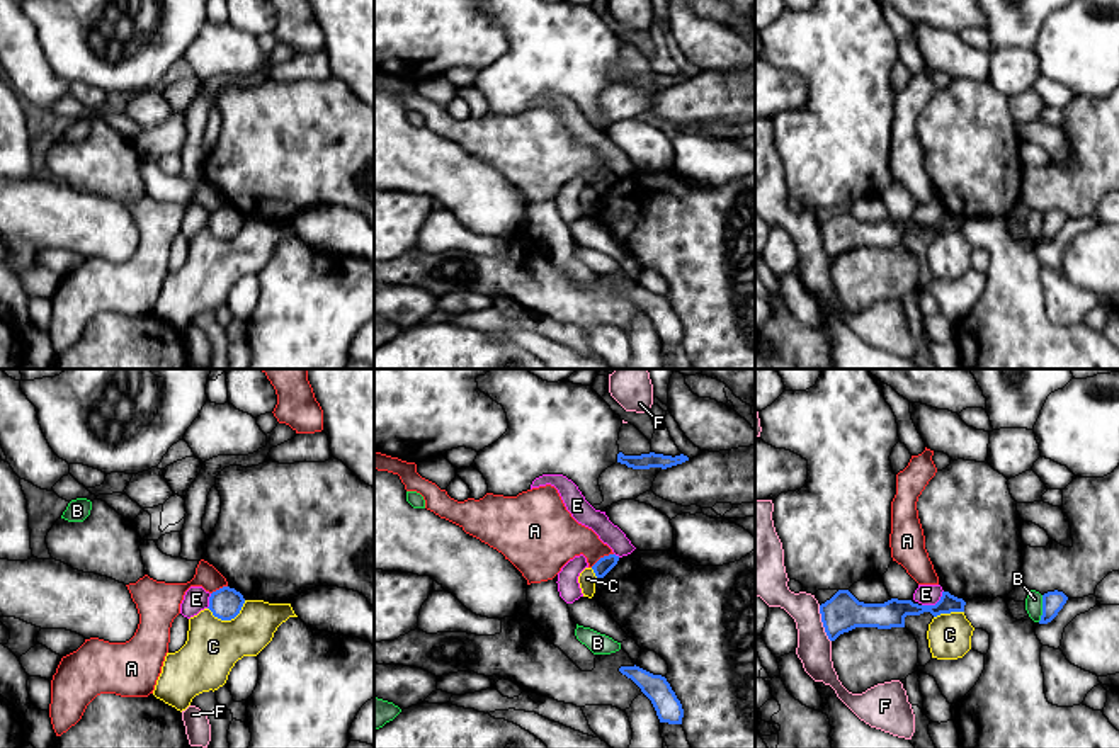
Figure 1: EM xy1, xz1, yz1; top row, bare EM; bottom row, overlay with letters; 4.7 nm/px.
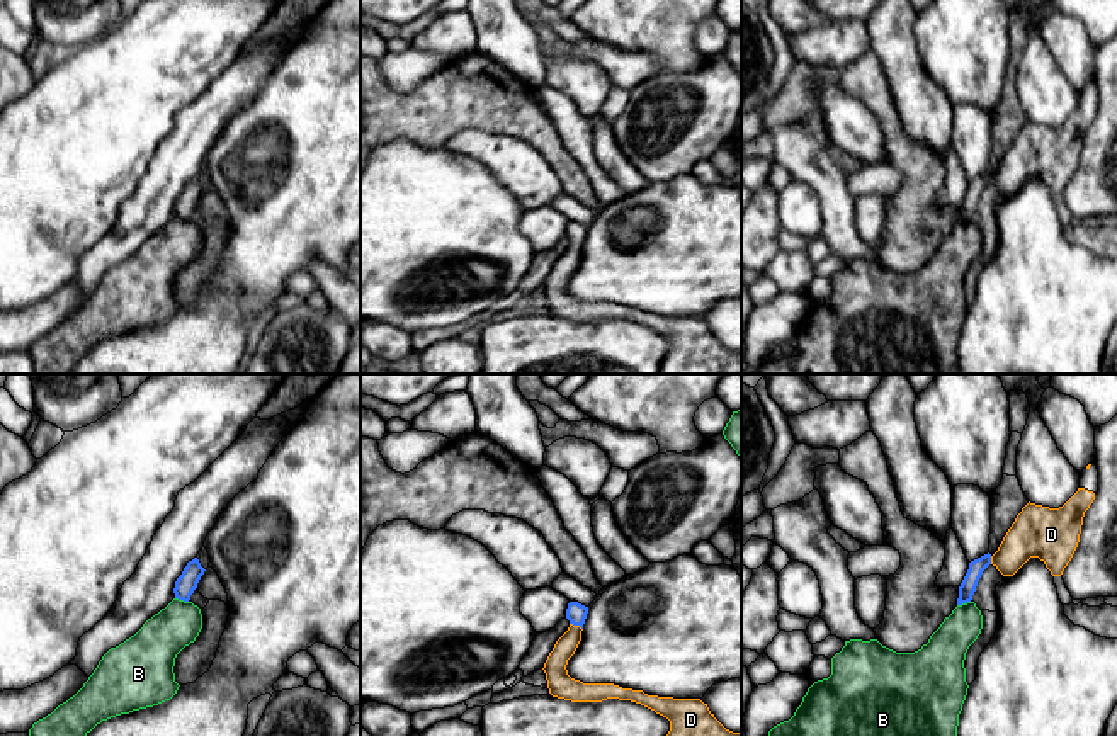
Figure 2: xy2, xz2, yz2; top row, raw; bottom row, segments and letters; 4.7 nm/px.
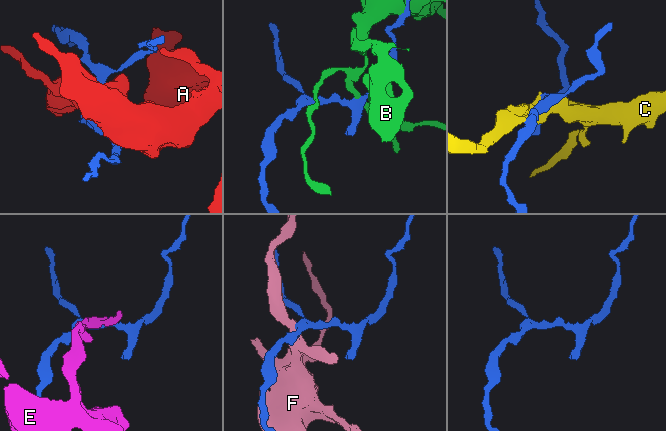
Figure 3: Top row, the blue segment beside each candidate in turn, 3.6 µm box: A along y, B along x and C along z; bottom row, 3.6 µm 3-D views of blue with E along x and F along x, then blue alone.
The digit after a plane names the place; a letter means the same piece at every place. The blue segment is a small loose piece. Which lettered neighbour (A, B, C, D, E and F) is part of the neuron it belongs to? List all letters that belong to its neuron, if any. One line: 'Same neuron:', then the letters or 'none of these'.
Same neuron: D

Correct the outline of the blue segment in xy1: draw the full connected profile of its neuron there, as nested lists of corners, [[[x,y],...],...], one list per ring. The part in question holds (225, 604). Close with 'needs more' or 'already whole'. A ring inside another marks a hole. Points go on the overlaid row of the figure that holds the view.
[[[223,586],[211,593],[207,609],[214,617],[221,620],[231,620],[240,614],[243,604],[245,598],[240,592],[230,586]]] | already whole

